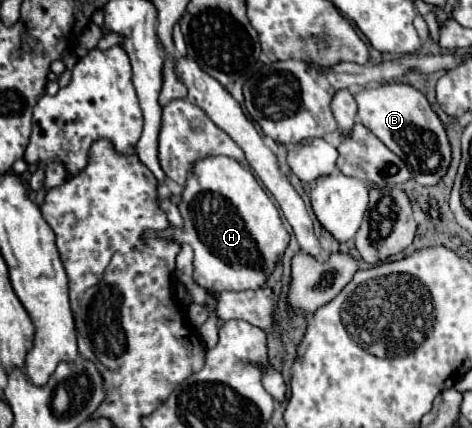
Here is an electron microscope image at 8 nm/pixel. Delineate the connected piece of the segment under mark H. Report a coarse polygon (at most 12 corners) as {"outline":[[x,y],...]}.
{"outline":[[199,159],[183,227],[145,237],[191,245],[211,293],[265,287],[289,243],[251,169]]}

